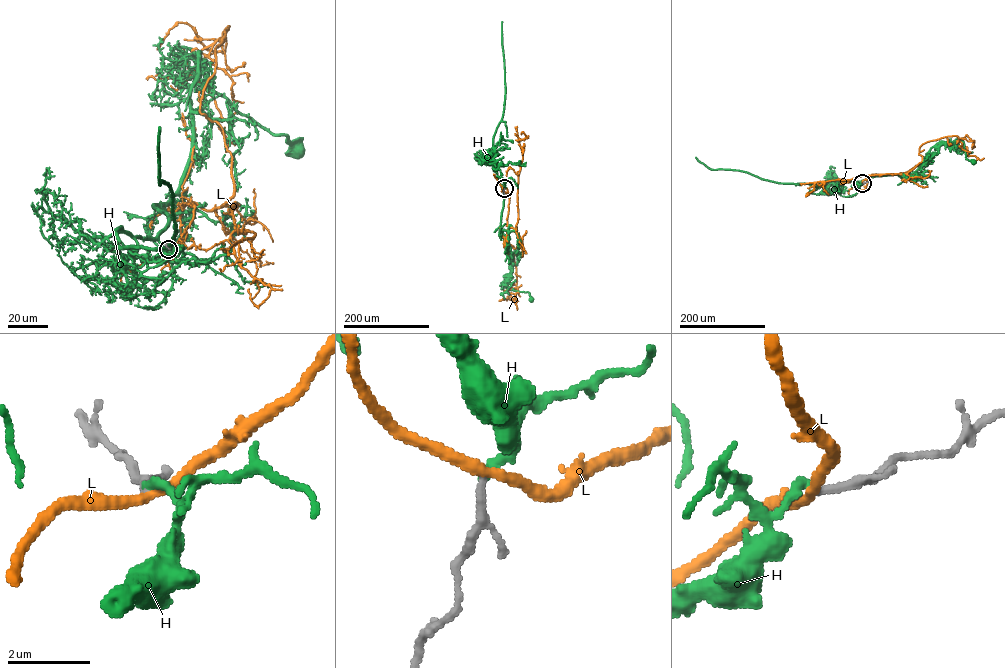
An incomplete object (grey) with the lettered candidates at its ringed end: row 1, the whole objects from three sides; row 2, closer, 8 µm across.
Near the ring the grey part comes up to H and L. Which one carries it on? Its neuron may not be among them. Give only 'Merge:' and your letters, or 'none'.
Merge: none

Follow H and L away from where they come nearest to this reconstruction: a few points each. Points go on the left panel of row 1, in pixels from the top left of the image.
H: (168, 248), (155, 205), (183, 178), (198, 73), (199, 52), (174, 49), (297, 150)
L: (169, 248), (192, 219), (183, 203), (233, 195), (223, 129), (200, 107), (228, 27), (188, 75), (227, 151)

